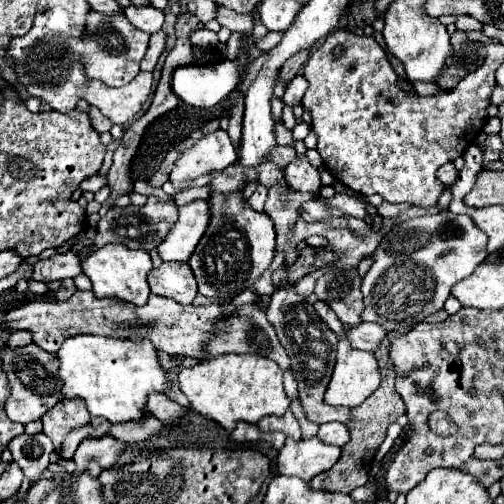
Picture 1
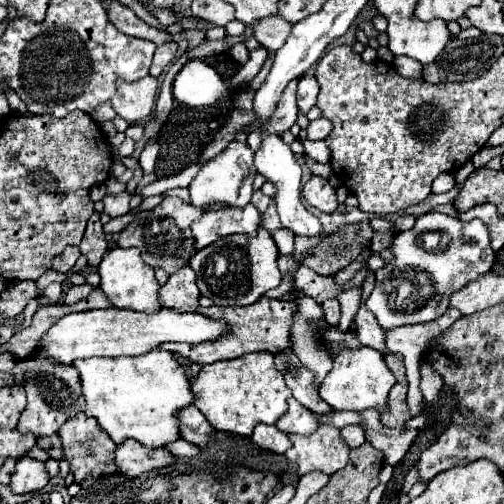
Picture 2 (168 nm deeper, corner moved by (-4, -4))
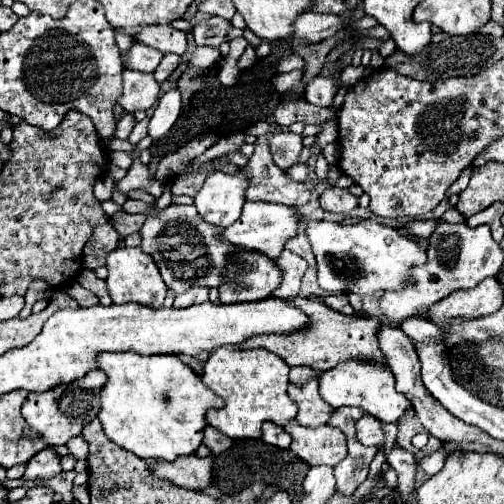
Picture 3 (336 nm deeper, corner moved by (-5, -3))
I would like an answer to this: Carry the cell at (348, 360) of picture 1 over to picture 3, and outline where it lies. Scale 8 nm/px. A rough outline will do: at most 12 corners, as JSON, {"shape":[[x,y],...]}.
{"shape":[[345,361],[321,373],[331,407],[397,423],[411,401],[387,367]]}

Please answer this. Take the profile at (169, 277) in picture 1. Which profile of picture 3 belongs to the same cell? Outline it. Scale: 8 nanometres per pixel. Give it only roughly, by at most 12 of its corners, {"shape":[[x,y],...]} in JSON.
{"shape":[[207,287],[177,295],[173,307],[191,307],[209,299]]}

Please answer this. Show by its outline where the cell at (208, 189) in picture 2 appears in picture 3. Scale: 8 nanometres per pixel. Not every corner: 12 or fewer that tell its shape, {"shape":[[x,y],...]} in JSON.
{"shape":[[243,171],[209,175],[195,195],[207,223],[241,217],[249,181]]}

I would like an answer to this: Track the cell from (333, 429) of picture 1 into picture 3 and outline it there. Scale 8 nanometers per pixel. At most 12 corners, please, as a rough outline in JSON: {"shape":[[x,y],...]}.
{"shape":[[365,413],[357,421],[357,441],[385,443],[383,421]]}

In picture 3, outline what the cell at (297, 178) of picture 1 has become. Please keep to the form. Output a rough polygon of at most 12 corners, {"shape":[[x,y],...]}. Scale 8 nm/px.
{"shape":[[325,189],[319,201],[325,211],[347,215],[359,205],[349,189]]}

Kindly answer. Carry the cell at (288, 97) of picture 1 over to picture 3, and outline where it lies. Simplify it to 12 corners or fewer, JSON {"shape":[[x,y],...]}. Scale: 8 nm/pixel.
{"shape":[[317,77],[305,89],[305,99],[331,107],[337,85],[331,77]]}

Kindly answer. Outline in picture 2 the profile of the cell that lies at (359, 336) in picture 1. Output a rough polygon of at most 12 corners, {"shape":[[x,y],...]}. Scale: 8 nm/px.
{"shape":[[448,308],[428,324],[386,332],[386,350],[402,354],[408,366],[407,404],[416,416],[420,391],[420,352],[462,314]]}

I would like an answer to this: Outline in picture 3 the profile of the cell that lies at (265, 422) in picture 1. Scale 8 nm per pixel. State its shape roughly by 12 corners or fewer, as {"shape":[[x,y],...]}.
{"shape":[[317,377],[289,385],[303,427],[325,425],[335,411],[319,395]]}

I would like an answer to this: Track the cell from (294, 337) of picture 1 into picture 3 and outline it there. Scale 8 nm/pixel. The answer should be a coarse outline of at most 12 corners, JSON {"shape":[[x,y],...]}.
{"shape":[[393,449],[387,457],[397,471],[397,491],[411,503],[415,493],[415,455]]}

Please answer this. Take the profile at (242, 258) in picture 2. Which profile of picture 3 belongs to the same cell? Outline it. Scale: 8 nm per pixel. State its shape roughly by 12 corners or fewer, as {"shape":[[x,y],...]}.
{"shape":[[243,249],[223,271],[221,303],[273,295],[281,269]]}

